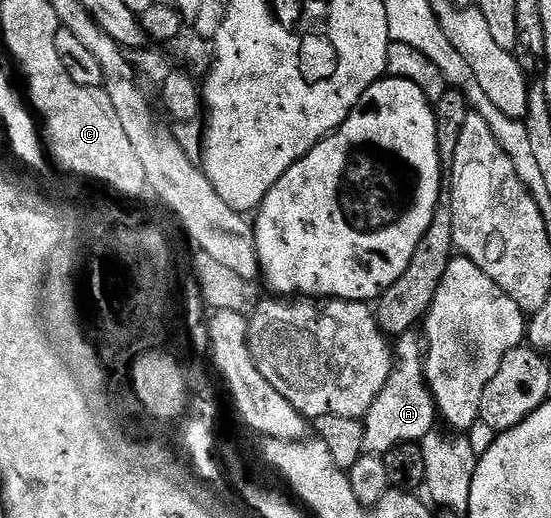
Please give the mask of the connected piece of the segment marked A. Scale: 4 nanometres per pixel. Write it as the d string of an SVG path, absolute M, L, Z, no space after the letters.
M407 330L396 337L393 346L393 365L389 380L370 405L363 419L365 430L364 453L384 455L389 449L406 442L420 442L430 431L436 429L438 410L423 375L425 348L422 335Z

